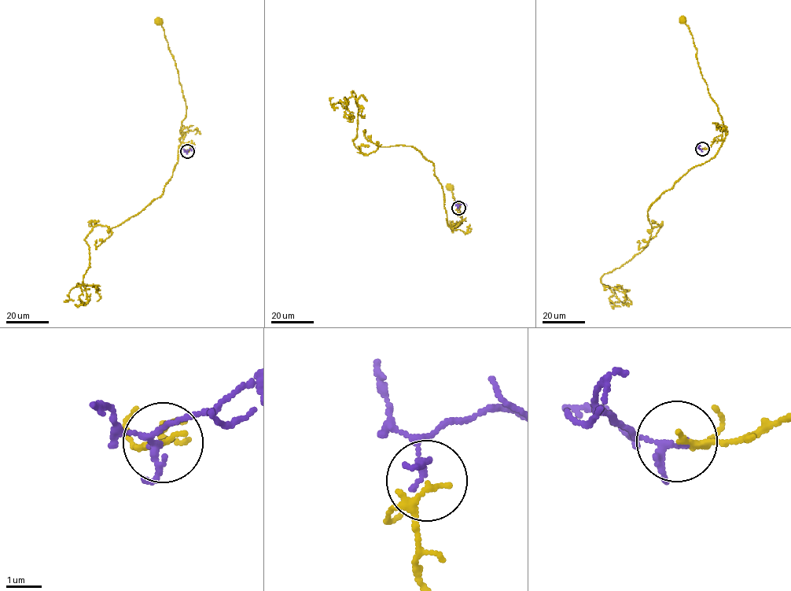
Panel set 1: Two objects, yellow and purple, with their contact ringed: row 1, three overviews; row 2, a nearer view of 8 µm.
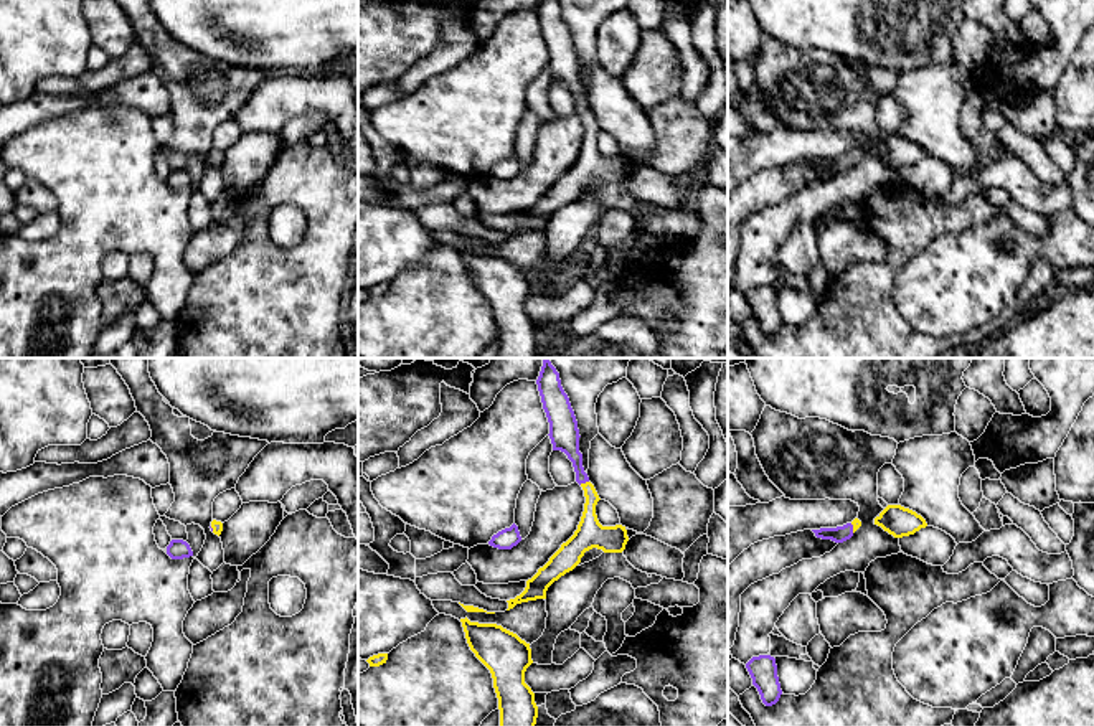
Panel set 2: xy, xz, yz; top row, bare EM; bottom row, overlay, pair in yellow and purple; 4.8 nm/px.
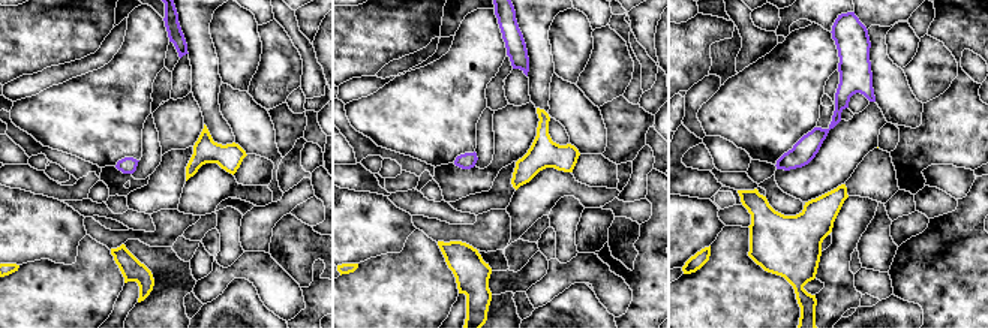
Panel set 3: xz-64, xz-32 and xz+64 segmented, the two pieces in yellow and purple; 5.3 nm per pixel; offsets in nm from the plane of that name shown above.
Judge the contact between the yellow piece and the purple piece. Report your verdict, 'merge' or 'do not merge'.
merge

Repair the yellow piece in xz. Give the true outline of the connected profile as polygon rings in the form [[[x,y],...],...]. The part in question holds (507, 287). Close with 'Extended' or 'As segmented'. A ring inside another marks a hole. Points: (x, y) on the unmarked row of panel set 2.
[[[467,248],[460,252],[470,280],[492,304],[498,328],[500,358],[535,358],[538,337],[535,323],[525,314],[525,302],[533,294],[530,274],[497,254],[470,252]]]. As segmented

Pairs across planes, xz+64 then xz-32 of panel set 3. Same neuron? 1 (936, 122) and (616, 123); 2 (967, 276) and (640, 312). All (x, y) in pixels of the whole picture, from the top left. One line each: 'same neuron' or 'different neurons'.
1: same neuron
2: same neuron

